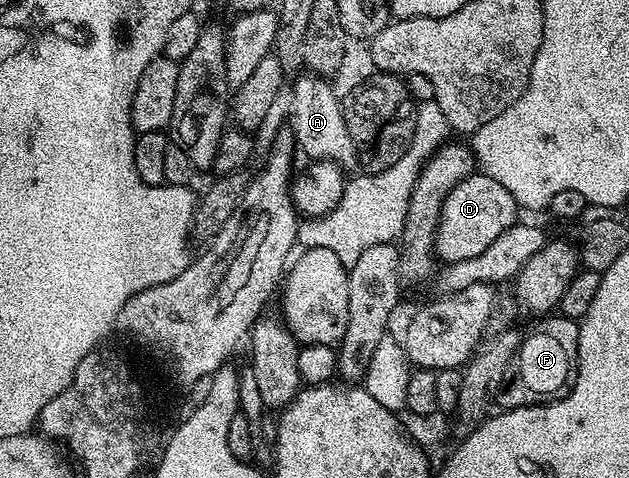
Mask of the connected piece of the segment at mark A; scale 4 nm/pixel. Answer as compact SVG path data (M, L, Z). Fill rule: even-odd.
M302 74L293 84L293 125L291 131L298 149L309 155L310 161L333 160L342 169L350 170L359 164L359 153L353 136L349 133L349 123L343 118L342 97L332 88L326 77L316 74Z

